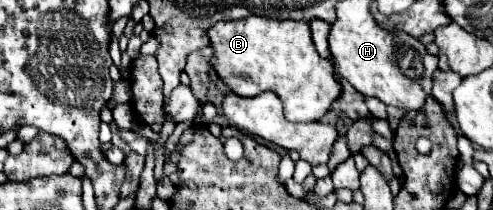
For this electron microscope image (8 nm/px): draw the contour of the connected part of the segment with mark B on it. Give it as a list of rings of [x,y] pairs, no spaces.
[[[262,16],[222,20],[208,30],[208,38],[214,48],[210,66],[220,80],[238,96],[256,96],[264,90],[274,92],[282,100],[284,116],[290,122],[320,120],[340,96],[334,64],[318,56],[306,22]]]

